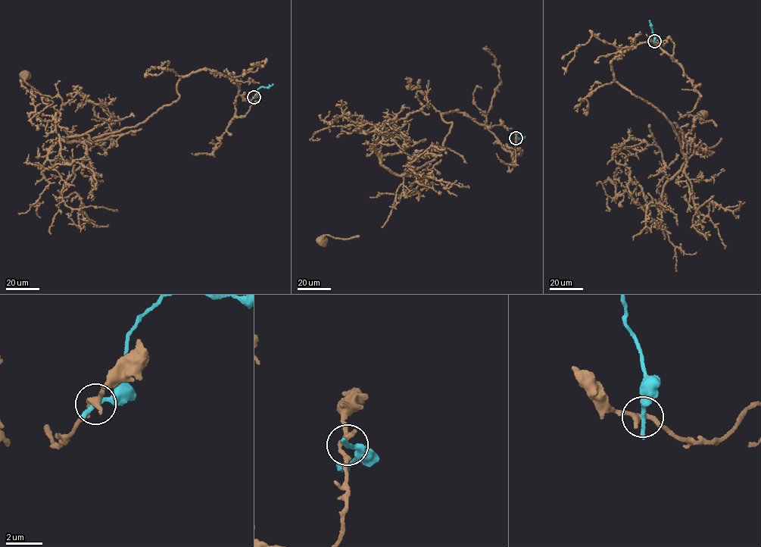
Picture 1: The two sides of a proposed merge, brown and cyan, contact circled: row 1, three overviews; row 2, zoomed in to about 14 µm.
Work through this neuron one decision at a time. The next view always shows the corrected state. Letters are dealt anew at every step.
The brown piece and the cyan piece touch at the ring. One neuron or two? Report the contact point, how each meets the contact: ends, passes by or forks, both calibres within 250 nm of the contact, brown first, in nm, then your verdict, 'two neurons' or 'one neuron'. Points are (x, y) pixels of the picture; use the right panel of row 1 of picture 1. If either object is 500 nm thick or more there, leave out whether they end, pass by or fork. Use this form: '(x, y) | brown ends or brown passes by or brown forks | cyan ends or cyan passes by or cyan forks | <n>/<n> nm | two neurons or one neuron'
(654, 41) | brown passes by | cyan ends | 280/300 nm | two neurons

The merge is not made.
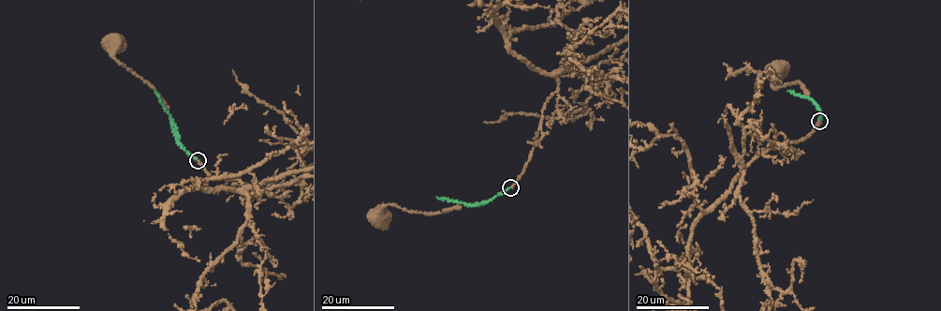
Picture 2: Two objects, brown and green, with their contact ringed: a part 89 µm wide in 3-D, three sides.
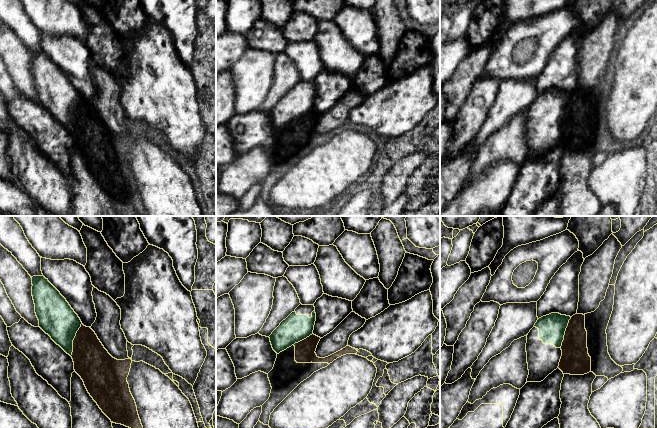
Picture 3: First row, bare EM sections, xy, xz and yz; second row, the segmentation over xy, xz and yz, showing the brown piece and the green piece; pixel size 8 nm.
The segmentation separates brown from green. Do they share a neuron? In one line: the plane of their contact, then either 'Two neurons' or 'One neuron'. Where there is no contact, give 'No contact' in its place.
Touches brown in xy. Two neurons

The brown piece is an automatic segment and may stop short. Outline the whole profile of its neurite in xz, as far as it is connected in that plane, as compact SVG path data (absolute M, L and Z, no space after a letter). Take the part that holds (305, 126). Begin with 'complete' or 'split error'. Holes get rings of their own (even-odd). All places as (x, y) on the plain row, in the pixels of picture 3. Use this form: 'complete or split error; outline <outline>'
split error; outline M312 110L306 115L277 130L273 145L268 149L271 160L269 175L262 181L259 197L269 200L274 185L304 156L314 148L327 143L337 134L358 127L350 122L325 134L319 134L315 127L320 113Z

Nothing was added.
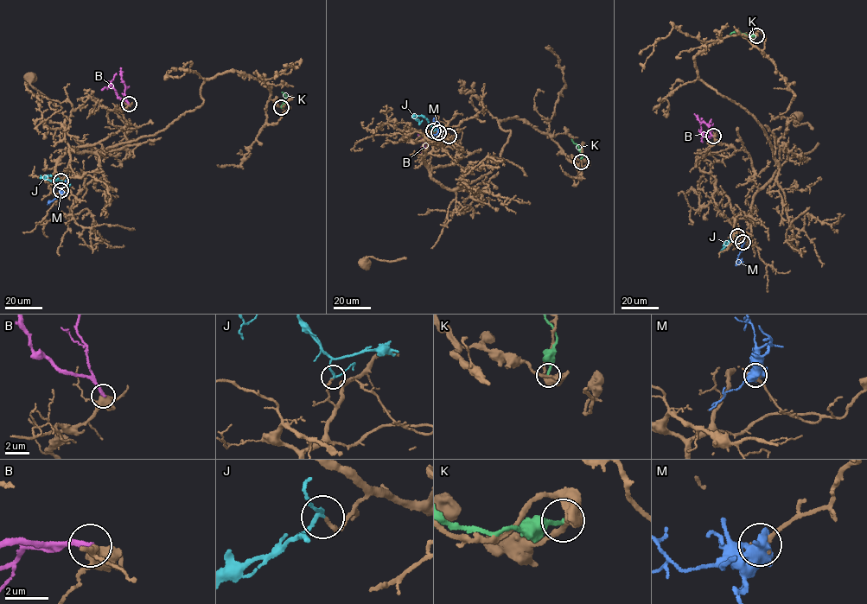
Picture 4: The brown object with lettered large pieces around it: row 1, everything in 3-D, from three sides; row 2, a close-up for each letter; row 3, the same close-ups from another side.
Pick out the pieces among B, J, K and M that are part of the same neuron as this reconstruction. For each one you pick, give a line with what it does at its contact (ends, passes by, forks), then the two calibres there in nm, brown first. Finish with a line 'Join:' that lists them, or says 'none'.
J: it passes by; calibres 130 and 160 nm
Join: J

